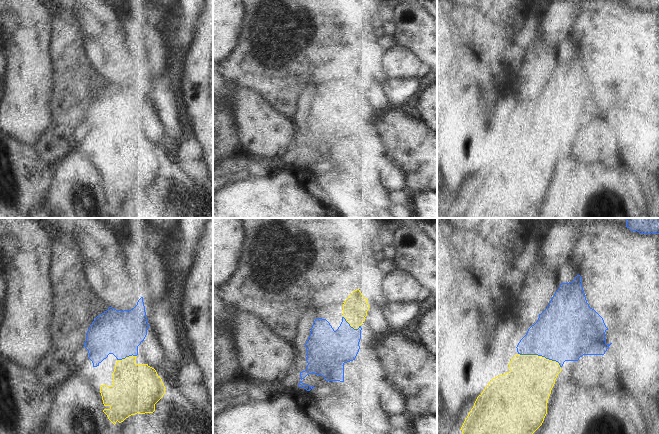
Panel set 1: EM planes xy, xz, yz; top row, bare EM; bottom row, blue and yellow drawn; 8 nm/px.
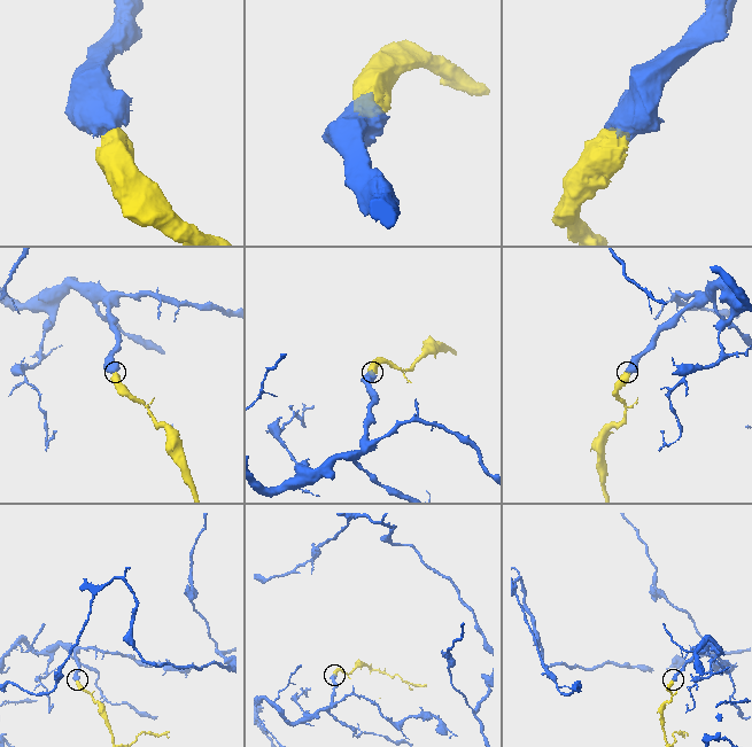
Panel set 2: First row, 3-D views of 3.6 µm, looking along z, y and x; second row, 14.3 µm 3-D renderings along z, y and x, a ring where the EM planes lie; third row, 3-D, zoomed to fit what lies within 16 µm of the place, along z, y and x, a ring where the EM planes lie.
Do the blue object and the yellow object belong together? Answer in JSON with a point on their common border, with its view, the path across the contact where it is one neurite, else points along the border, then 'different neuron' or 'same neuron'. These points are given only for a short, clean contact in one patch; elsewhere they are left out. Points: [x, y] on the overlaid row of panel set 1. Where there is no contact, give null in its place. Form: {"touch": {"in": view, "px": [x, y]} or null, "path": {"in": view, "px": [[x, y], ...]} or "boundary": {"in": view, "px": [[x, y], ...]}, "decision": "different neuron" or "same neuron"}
{"touch": {"in": "yz", "px": [540, 355]}, "path": {"in": "yz", "px": [[562, 333], [540, 355], [529, 382]]}, "decision": "same neuron"}

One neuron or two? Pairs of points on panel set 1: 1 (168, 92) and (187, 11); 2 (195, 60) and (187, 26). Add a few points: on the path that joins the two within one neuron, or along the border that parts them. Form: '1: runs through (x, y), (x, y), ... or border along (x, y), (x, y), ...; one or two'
1: border along (158, 63), (169, 70); two
2: border along (199, 18), (196, 33), (192, 37), (181, 62); two

